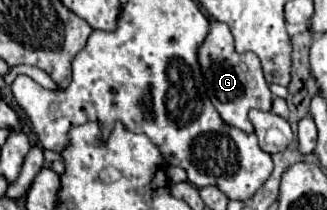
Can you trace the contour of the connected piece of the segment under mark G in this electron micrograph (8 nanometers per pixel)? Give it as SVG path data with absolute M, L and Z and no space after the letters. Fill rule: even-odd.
M209 21L209 33L203 45L199 47L197 61L207 83L207 95L215 105L215 109L219 111L221 119L233 127L239 127L245 133L253 133L253 125L247 117L249 109L255 107L261 111L269 111L273 101L273 93L269 91L269 85L263 77L257 55L237 53L229 27L221 21Z

